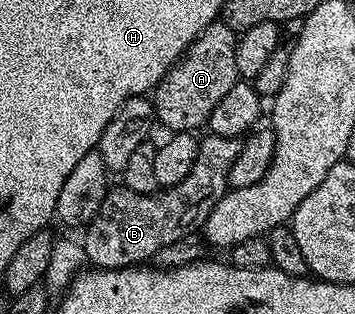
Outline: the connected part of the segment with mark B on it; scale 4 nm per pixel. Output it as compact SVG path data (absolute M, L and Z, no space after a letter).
M205 134L205 139L199 140L200 148L198 157L194 161L194 169L186 173L178 185L157 189L151 195L134 193L129 187L123 185L113 186L106 193L102 205L95 215L88 220L82 246L84 258L93 268L105 271L116 271L119 267L135 267L147 264L155 260L158 249L166 249L166 245L174 245L174 241L184 239L193 234L210 217L214 205L223 197L225 191L229 190L228 178L230 177L230 165L234 165L234 157L240 152L240 139L227 139L217 135Z

